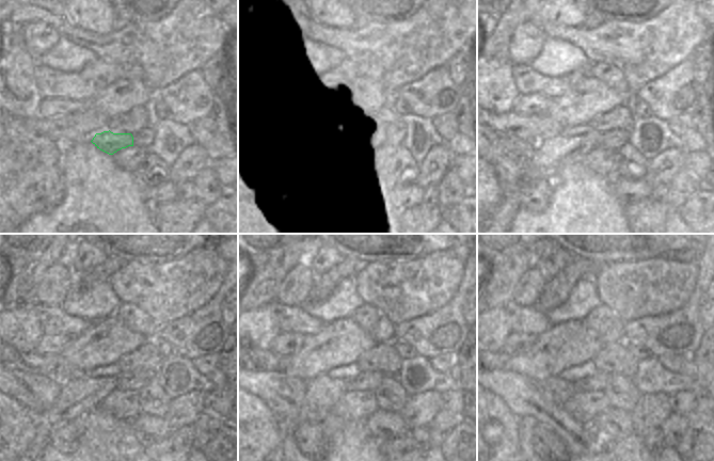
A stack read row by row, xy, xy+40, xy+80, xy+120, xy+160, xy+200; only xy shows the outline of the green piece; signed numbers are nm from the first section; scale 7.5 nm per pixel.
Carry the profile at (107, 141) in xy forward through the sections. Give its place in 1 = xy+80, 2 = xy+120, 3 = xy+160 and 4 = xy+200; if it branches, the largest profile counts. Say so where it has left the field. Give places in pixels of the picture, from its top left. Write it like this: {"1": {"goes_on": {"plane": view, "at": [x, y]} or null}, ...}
{"1": {"goes_on": {"plane": "xy+80", "at": [552, 153]}}, "2": {"goes_on": {"plane": "xy+120", "at": [80, 394]}}, "3": {"goes_on": {"plane": "xy+160", "at": [322, 392]}}, "4": {"goes_on": {"plane": "xy+200", "at": [562, 390]}}}

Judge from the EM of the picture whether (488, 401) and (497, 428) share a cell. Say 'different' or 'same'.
same

